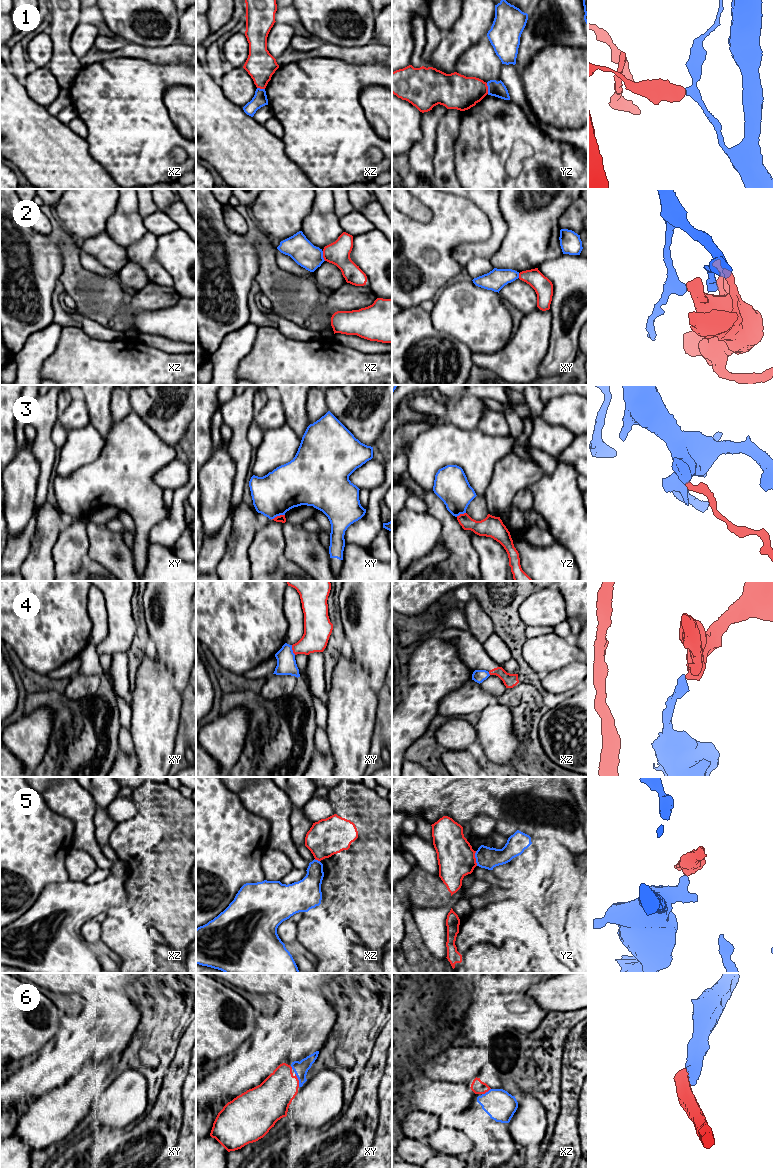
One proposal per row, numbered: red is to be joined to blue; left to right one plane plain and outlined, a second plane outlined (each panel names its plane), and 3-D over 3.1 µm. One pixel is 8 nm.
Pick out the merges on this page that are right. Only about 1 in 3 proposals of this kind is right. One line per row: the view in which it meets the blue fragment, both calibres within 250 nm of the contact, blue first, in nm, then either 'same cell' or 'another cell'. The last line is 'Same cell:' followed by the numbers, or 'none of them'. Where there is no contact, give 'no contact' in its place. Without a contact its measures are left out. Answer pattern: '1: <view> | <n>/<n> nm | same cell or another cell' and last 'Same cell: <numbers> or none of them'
1: yz | 120/280 nm | another cell
2: xz | 200/190 nm | another cell
3: xy | 340/60 nm | another cell
4: xy | 160/200 nm | another cell
5: yz | 170/300 nm | another cell
6: xy | 120/300 nm | same cell
Same cell: 6

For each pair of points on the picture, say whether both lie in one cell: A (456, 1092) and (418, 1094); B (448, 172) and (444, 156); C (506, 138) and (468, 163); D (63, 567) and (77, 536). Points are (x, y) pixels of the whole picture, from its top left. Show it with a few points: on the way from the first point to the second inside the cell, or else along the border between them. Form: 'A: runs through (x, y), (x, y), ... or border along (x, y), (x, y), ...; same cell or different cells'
A: runs through (447, 1094), (427, 1094); same cell
B: runs through (445, 168), (444, 160); same cell
C: runs through (501, 151), (500, 157), (481, 158); same cell
D: runs through (69, 559), (73, 544); same cell

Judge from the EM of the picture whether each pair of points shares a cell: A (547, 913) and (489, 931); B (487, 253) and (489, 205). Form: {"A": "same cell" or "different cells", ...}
{"A": "different cells", "B": "same cell"}

